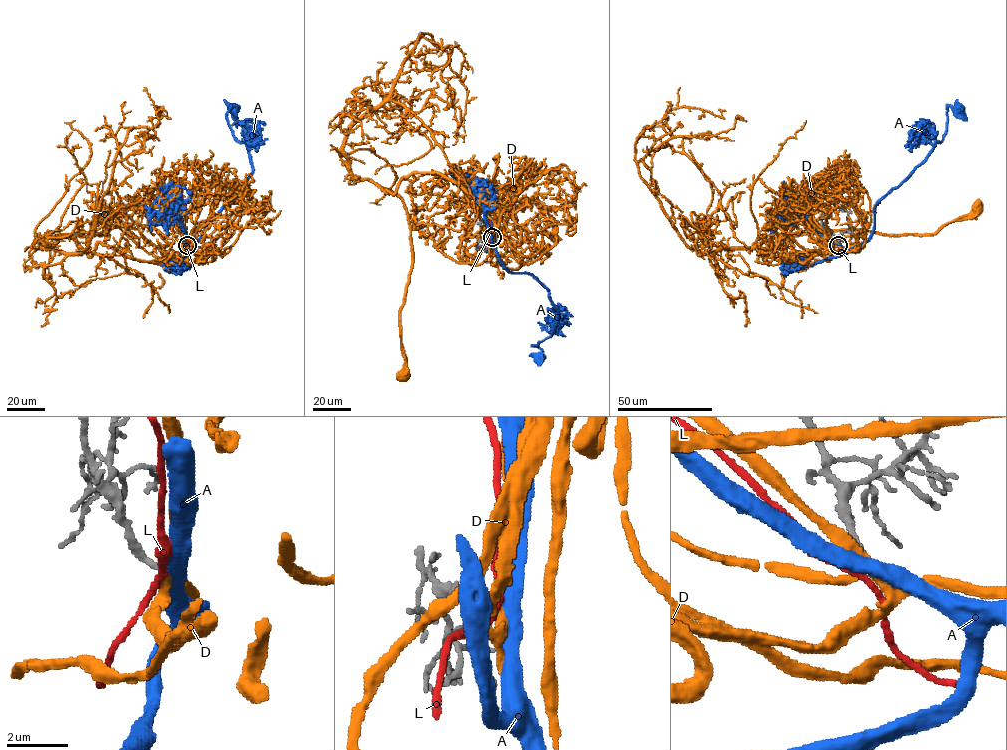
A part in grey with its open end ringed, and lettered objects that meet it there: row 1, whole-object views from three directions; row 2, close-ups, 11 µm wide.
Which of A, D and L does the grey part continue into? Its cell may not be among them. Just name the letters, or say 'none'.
none

